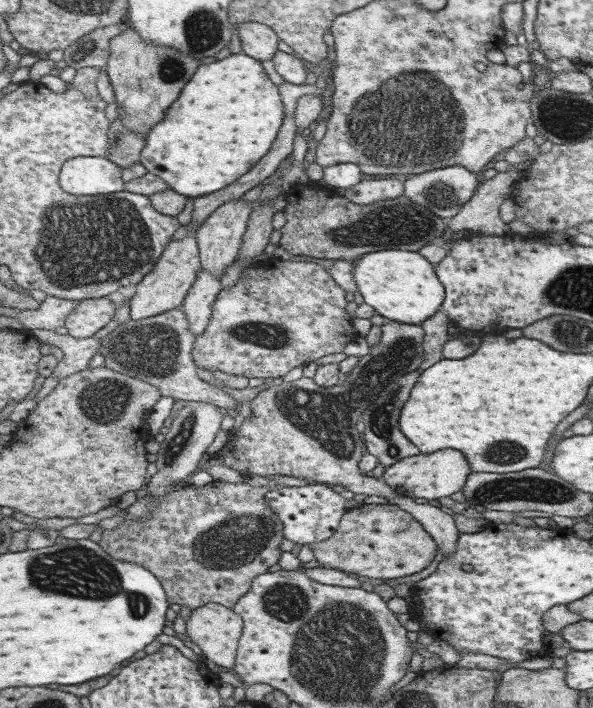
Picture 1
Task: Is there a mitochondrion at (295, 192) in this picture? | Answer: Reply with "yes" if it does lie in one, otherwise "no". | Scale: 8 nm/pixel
no

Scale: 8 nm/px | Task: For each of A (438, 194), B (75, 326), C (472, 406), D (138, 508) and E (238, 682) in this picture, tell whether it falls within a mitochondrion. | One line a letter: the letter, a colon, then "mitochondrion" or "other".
A: mitochondrion
B: other
C: other
D: other
E: other

